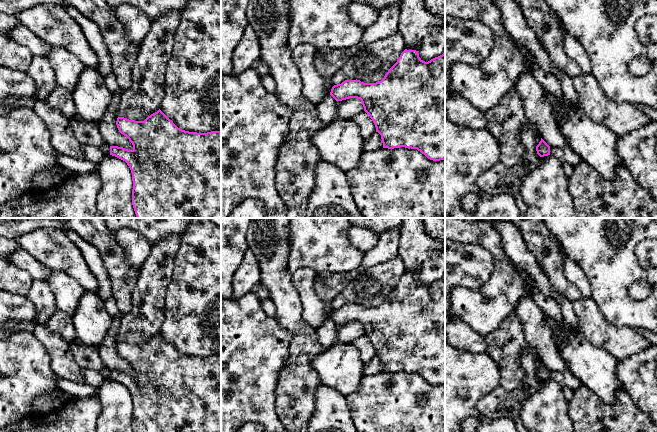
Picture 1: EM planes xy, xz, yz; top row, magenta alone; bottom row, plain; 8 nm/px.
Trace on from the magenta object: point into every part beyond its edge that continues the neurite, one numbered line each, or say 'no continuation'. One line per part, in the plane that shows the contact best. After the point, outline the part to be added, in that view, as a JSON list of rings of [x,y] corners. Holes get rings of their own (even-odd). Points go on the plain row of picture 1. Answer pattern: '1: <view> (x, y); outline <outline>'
no continuation

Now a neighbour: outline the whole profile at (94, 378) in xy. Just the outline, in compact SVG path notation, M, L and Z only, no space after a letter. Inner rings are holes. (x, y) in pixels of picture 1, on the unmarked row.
M83 369L83 383L94 388L100 389L103 382L106 380L100 371L93 369Z

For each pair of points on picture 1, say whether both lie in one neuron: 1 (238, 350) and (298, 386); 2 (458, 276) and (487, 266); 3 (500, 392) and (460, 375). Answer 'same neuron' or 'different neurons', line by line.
1: different neurons
2: same neuron
3: different neurons

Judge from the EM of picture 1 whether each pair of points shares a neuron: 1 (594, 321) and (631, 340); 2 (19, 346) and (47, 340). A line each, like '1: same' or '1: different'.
1: same
2: different

